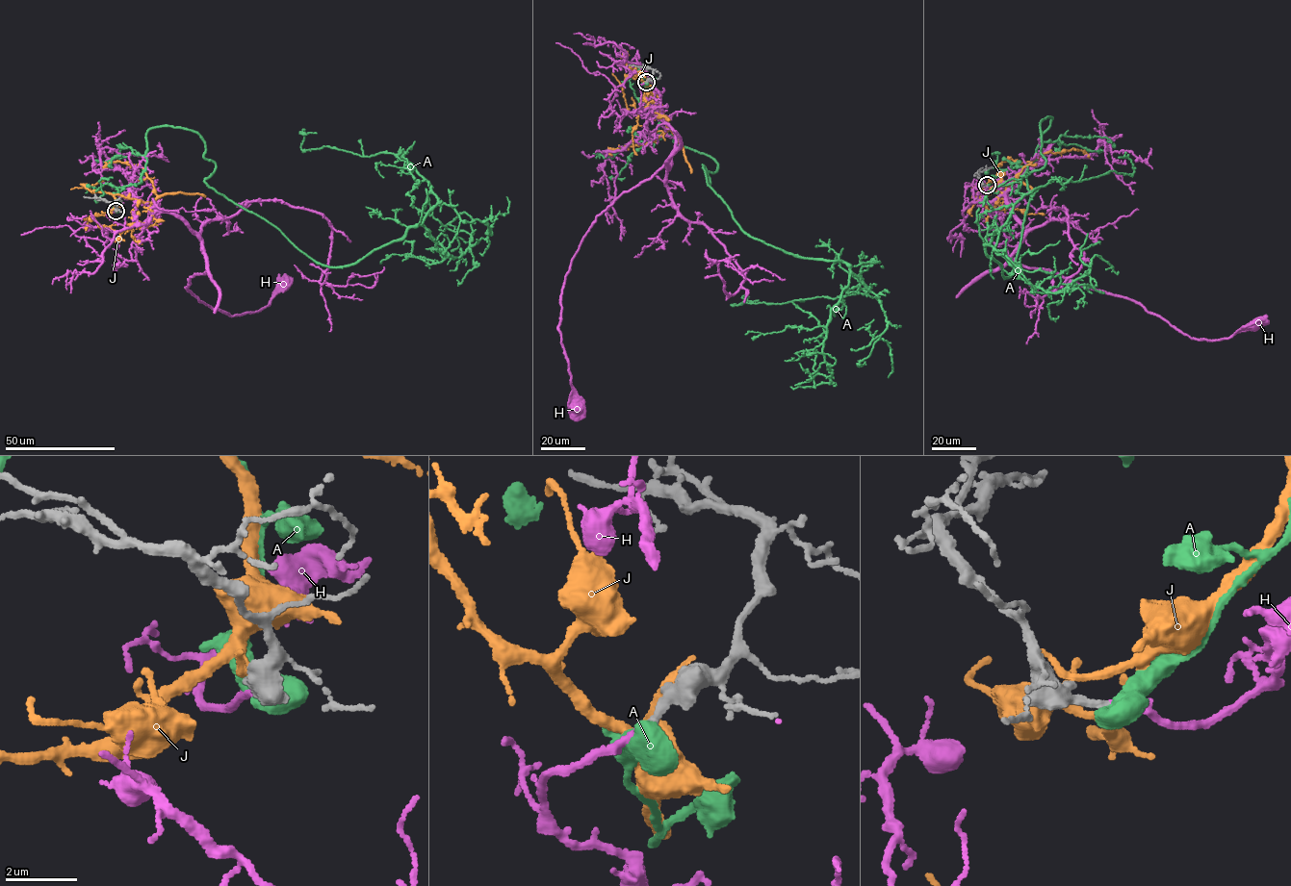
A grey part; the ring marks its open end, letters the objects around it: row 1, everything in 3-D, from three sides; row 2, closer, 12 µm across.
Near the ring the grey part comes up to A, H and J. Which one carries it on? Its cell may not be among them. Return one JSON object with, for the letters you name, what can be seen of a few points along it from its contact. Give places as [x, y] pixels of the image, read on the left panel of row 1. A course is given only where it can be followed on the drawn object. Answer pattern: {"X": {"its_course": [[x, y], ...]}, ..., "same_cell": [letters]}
{"H": {"its_course": [[116, 211], [124, 194], [186, 223], [207, 268], [185, 288], [213, 308], [255, 312], [283, 284]]}, "same_cell": ["H"]}

